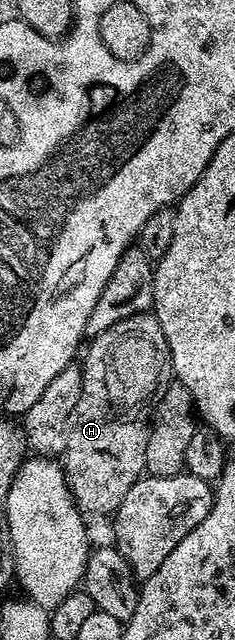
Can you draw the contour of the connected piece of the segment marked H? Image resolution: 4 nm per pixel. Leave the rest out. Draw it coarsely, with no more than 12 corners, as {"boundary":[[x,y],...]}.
{"boundary":[[151,313],[86,344],[61,466],[88,516],[147,469],[173,382]]}

